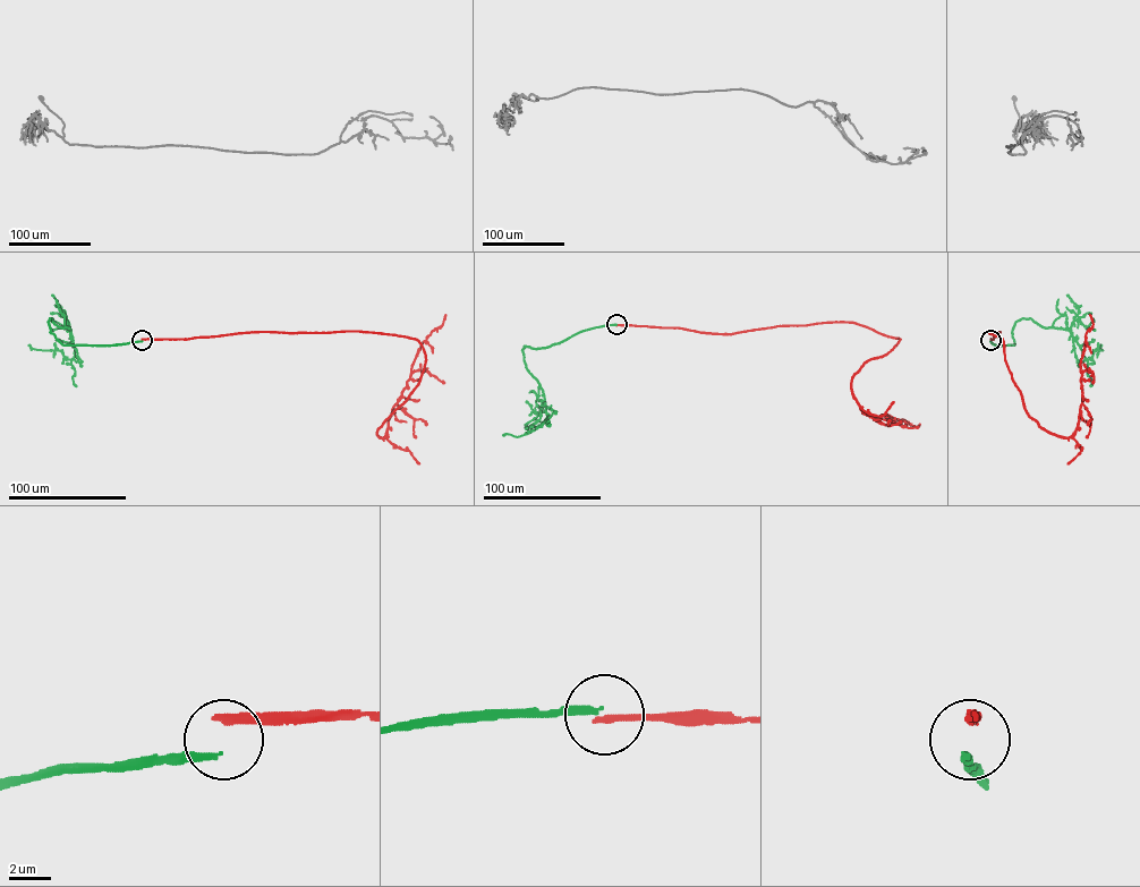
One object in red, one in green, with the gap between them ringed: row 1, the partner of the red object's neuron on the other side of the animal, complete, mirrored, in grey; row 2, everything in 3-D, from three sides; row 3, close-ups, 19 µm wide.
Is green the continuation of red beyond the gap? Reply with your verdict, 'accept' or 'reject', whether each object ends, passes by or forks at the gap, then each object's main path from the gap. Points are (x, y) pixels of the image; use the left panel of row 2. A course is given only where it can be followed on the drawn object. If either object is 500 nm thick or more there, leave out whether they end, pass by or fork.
reject; red ends there; green ends there; red runs (142, 339), (345, 331), (416, 339), (425, 355), (420, 381), (377, 429), (383, 437), (418, 350), (445, 315); green runs (142, 341), (64, 344), (50, 332), (50, 318), (70, 329), (74, 357), (68, 359), (61, 350), (28, 344)

